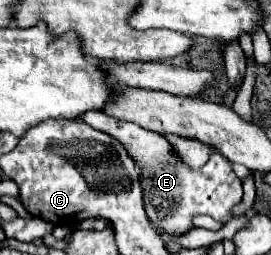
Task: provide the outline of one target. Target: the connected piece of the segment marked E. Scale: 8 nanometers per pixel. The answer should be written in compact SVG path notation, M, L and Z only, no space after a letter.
M87 112L83 118L89 126L109 132L113 138L117 138L135 160L137 168L143 172L141 188L143 188L143 200L145 200L145 212L151 220L151 224L159 232L167 234L185 234L189 228L193 228L191 220L195 214L209 214L221 224L227 224L231 220L231 210L235 204L243 200L243 188L241 178L237 178L231 170L231 162L225 160L221 154L211 154L209 162L201 170L187 168L179 156L173 152L171 144L157 136L157 132L149 132L137 124L117 120L105 112Z

